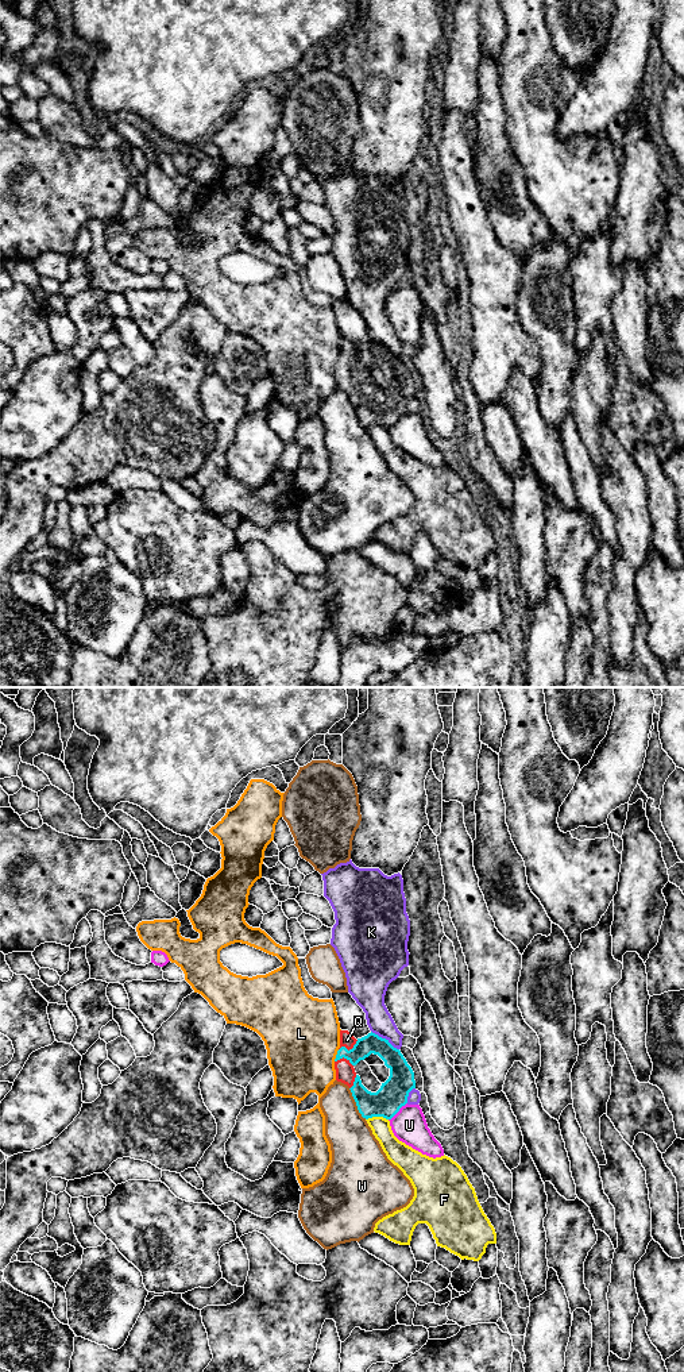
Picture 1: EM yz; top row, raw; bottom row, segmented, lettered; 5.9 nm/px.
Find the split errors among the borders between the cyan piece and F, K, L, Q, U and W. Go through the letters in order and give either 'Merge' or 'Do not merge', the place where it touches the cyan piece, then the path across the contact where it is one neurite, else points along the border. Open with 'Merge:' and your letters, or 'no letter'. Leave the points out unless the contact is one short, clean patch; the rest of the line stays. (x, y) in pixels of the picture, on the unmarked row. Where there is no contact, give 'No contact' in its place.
Merge: Q
F: Do not merge. Touches cyan at yz (377, 424)
K: Do not merge. Touches cyan at yz (385, 347)
L: Do not merge. Touches cyan at yz (336, 363)
Q: Merge. Touches cyan at yz (347, 358)
U: Do not merge. Touches cyan at yz (397, 420)
W: Do not merge. Touches cyan at yz (356, 413)

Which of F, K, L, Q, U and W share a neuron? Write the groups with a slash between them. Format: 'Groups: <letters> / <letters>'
Groups: F / K / L / Q / U / W

